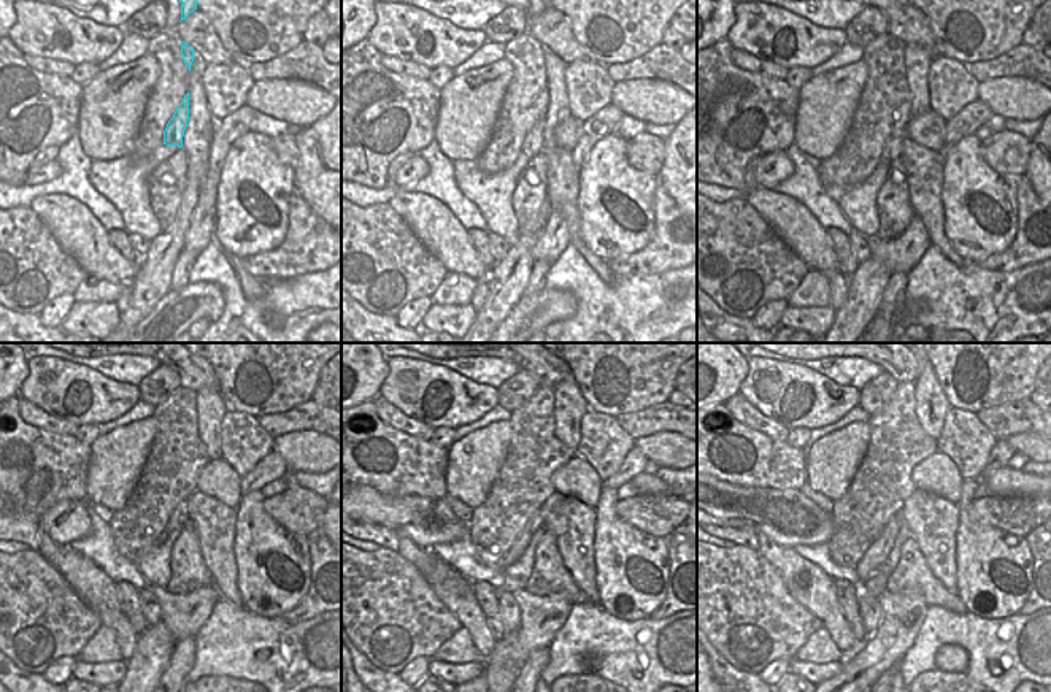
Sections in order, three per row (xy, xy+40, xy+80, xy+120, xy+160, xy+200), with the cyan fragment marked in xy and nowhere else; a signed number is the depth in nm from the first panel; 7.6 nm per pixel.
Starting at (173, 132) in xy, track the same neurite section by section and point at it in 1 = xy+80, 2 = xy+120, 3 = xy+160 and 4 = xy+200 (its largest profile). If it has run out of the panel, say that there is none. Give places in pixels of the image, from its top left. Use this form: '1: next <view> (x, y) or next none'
1: next xy+80 (891, 151)
2: next xy+120 (180, 515)
3: next xy+160 (516, 551)
4: next xy+200 (878, 551)

